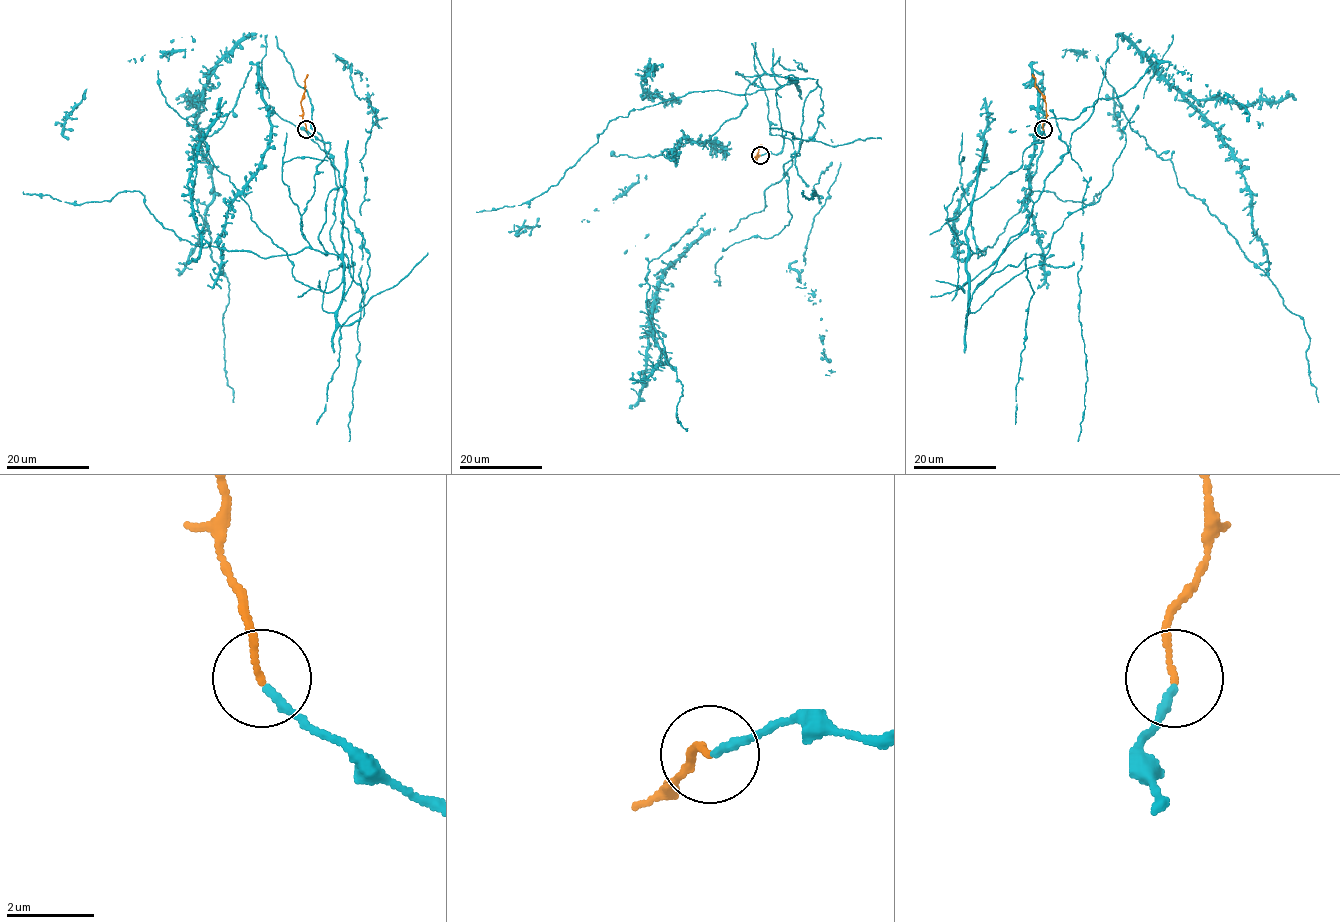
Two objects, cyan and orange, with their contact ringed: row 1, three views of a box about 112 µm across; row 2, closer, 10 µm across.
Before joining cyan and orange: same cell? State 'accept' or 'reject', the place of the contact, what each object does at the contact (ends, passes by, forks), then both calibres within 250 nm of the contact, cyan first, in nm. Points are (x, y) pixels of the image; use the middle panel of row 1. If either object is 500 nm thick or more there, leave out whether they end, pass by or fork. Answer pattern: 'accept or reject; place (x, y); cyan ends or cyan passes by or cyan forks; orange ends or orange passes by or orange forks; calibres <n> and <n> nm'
accept; place (760, 155); cyan ends; orange ends; calibres 180 and 130 nm

